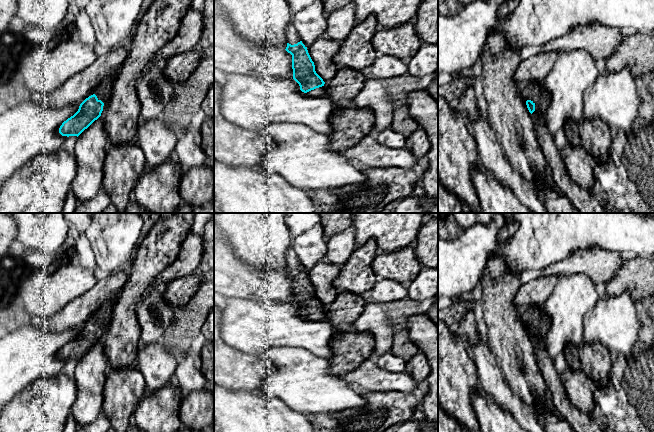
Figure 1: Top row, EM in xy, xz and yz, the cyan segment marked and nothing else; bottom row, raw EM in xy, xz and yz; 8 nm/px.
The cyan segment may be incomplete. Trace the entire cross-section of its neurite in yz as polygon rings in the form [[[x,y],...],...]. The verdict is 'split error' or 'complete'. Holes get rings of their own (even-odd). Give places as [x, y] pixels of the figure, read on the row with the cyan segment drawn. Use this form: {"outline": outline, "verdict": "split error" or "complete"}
{"outline": [[[544,82],[536,84],[534,91],[536,92],[536,100],[534,102],[527,100],[527,108],[531,114],[535,111],[537,114],[545,116],[551,102],[551,94],[545,88]]], "verdict": "split error"}

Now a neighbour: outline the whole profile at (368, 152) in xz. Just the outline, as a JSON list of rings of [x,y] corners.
[[[368,135],[344,152],[351,161],[375,168],[408,169],[417,164],[418,159],[408,148],[389,148]]]

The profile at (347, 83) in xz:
[[[341,68],[332,79],[325,82],[324,87],[333,102],[341,99],[353,100],[362,90],[365,80],[361,71]]]

